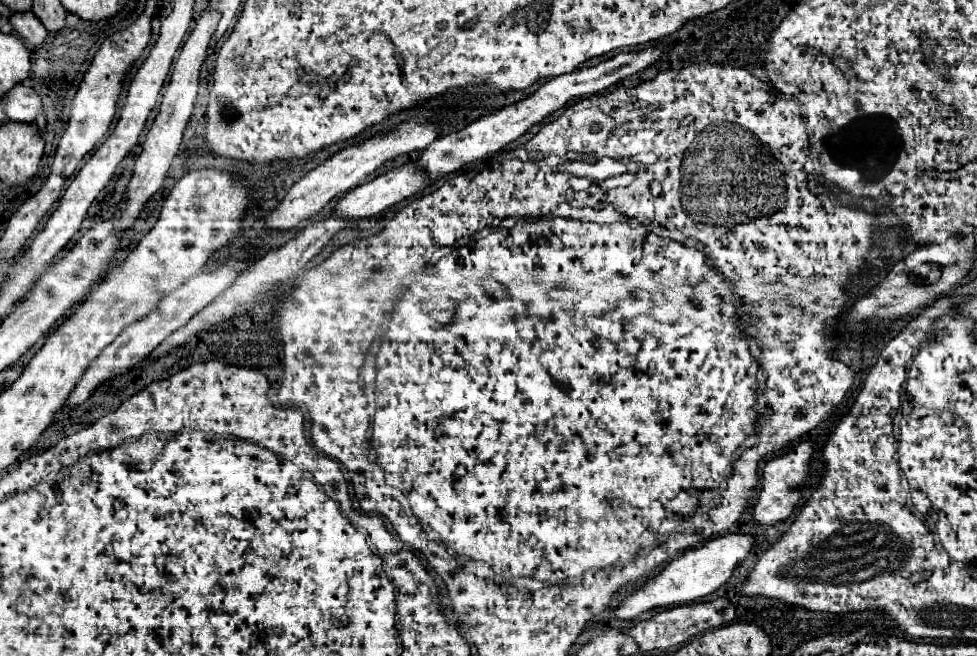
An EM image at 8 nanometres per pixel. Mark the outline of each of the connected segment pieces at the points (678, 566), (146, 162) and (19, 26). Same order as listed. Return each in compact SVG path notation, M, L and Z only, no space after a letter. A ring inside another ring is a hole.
M735 532L735 534L725 534L719 538L713 538L697 548L687 550L683 556L673 560L661 574L657 574L651 582L647 582L643 588L635 590L631 596L627 596L615 610L615 618L633 620L641 612L651 610L651 608L661 608L661 606L669 608L669 606L693 602L693 600L713 594L733 576L733 568L737 568L747 558L753 544L755 544L755 536Z
M209 8L203 12L203 16L197 20L197 26L195 30L191 32L191 36L187 38L179 58L177 58L177 64L171 72L171 80L169 80L169 86L163 94L163 100L161 100L161 106L159 106L159 112L145 136L145 142L143 142L143 152L137 156L137 162L135 162L135 170L133 170L133 178L127 186L127 194L129 194L129 208L125 210L125 216L119 220L117 224L117 230L119 228L129 228L133 226L135 218L139 216L141 208L145 206L145 202L163 186L163 180L167 176L167 170L171 166L171 160L173 156L179 152L179 144L181 144L181 138L183 138L183 130L191 118L191 112L193 112L193 104L195 104L195 96L197 96L197 84L199 84L199 70L205 62L205 56L207 56L207 48L209 48L209 40L217 28L217 12L211 12Z
M13 12L9 16L9 24L33 46L43 46L47 30L45 26L33 16L33 12Z

